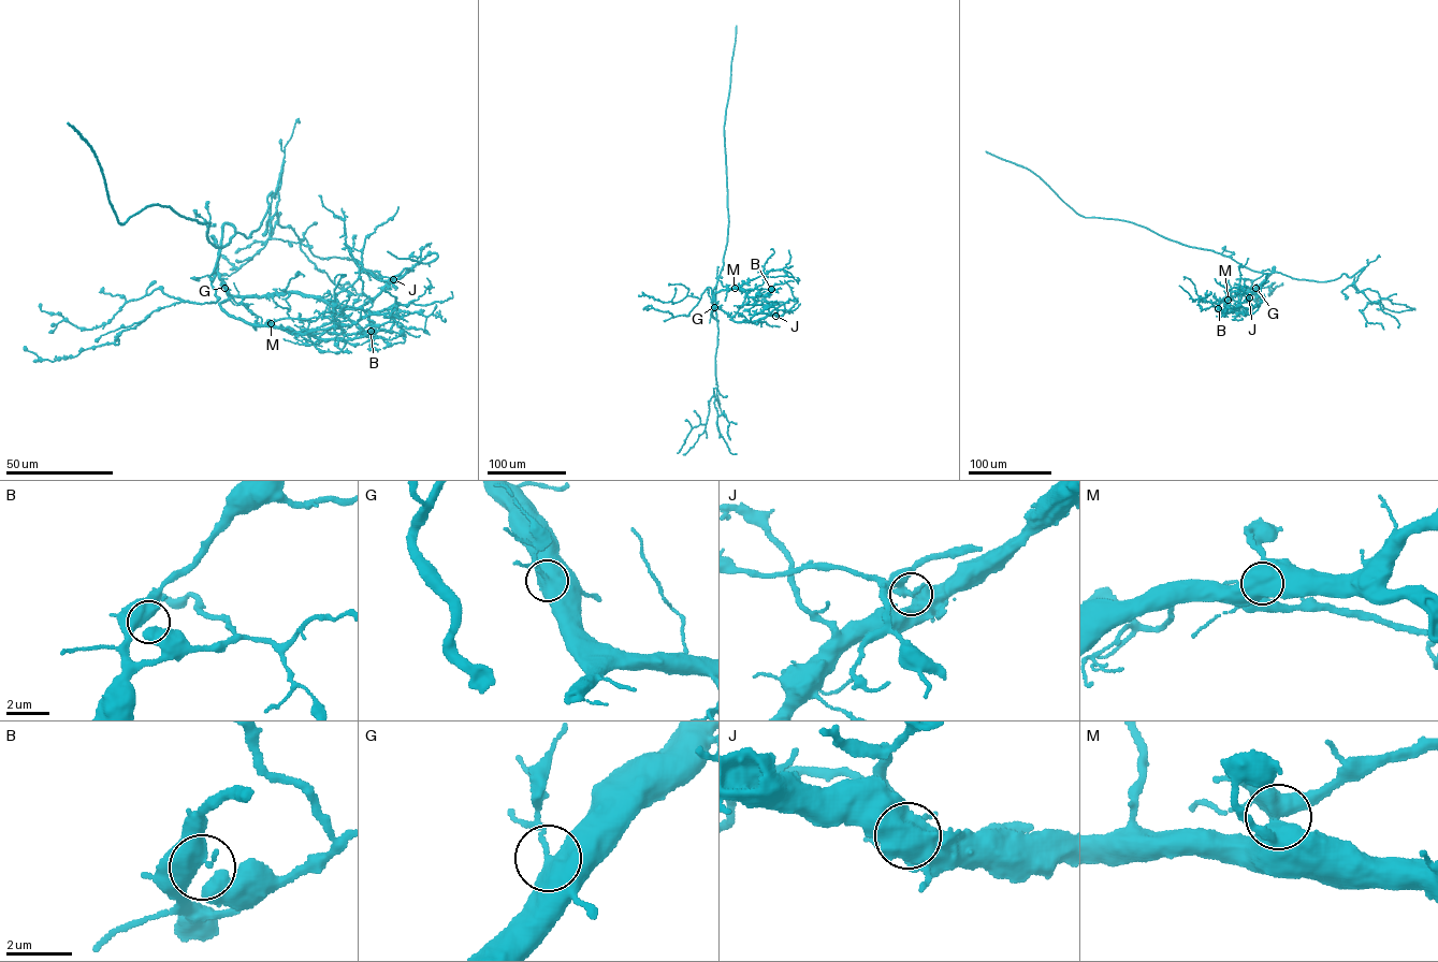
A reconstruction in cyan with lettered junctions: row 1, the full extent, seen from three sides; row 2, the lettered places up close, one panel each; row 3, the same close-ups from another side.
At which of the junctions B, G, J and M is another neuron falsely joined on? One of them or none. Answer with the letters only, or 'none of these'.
J

